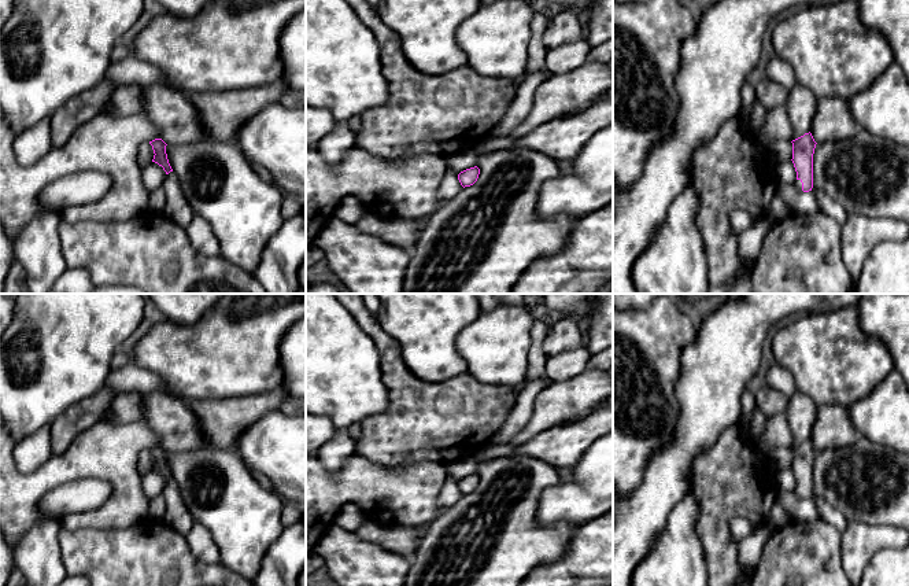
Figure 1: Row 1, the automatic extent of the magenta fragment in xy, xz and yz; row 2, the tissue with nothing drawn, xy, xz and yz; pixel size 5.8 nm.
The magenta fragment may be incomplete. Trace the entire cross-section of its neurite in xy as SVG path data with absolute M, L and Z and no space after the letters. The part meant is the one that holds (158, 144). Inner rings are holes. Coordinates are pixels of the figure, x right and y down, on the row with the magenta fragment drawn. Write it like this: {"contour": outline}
{"contour": "M155 139L149 141L154 150L152 162L158 163L166 172L166 178L162 184L166 195L166 204L162 211L163 215L177 222L184 229L189 225L195 215L195 211L188 204L177 176L174 174L166 154L166 143L162 139Z"}

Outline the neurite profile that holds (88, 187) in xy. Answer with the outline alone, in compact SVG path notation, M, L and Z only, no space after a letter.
M103 172L71 173L49 184L38 196L47 209L60 213L66 207L95 203L112 187L112 180Z

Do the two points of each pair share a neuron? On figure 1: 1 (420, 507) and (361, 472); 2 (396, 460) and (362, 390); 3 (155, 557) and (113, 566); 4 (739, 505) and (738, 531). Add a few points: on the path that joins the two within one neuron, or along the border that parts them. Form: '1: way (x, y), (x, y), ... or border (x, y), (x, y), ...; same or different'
1: way (416, 489), (407, 481), (379, 481); same
2: border (383, 383), (388, 393), (388, 405), (359, 423); different
3: way (144, 559), (124, 560); same
4: border (745, 516), (730, 522), (736, 541); different

